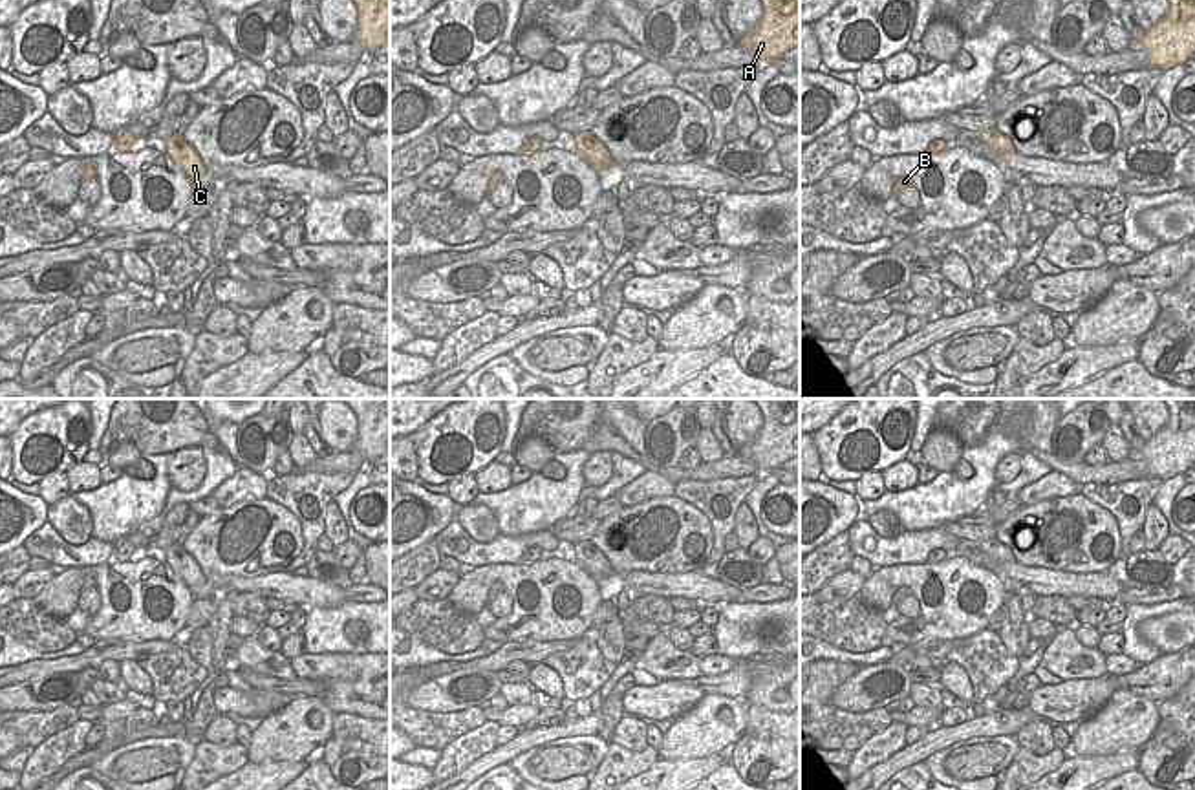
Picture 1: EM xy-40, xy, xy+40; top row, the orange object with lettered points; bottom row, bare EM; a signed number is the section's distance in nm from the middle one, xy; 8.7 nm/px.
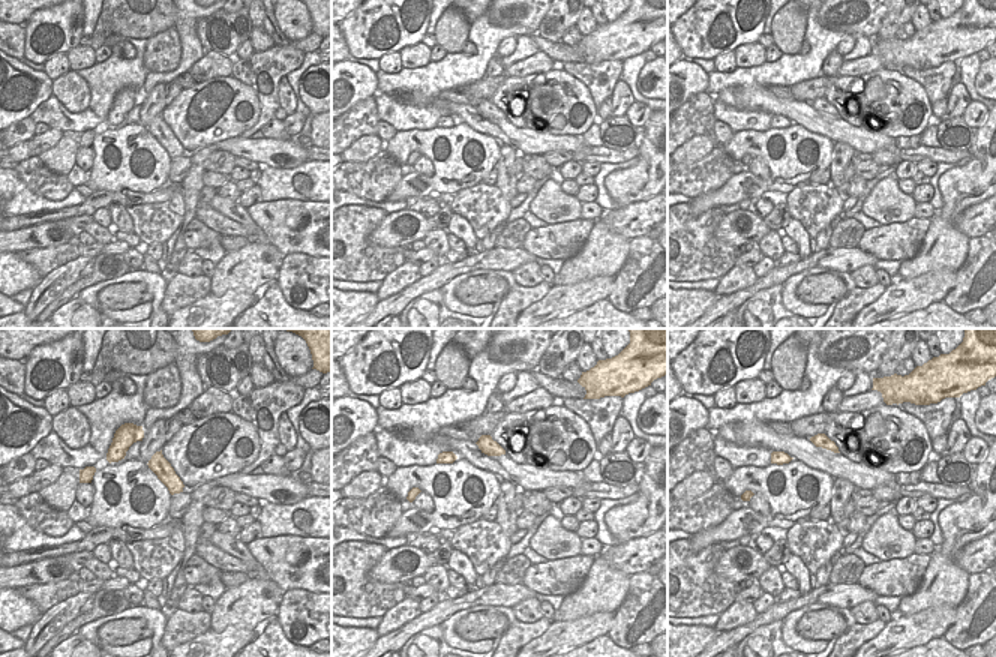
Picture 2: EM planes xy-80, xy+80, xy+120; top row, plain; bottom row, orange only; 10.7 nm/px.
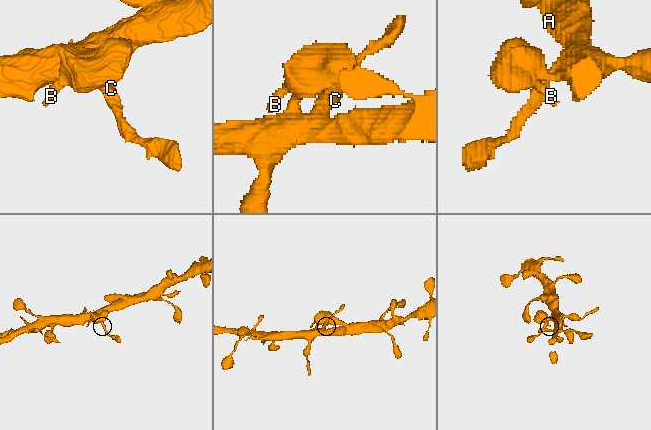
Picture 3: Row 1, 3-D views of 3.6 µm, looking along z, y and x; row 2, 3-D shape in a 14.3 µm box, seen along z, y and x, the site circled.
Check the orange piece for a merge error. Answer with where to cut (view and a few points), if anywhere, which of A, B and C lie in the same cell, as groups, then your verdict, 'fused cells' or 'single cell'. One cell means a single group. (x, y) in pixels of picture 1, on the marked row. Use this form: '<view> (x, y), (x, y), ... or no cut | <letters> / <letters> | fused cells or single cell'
no cut | A B C | single cell

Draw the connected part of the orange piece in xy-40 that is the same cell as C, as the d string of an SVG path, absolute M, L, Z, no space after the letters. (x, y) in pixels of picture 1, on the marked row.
M181 133L170 135L161 148L185 172L194 192L194 181L207 172L198 152L183 139Z

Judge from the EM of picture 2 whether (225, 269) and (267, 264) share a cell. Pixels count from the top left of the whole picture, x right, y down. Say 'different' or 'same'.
same

